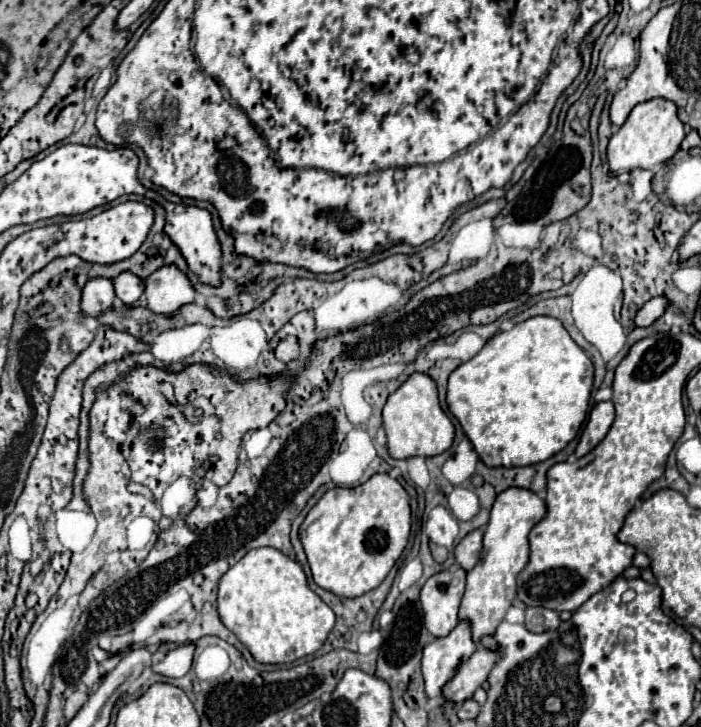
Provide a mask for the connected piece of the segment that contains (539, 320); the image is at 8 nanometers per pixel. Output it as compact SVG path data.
M532 317L514 329L494 335L484 349L462 363L448 379L448 409L460 421L476 453L488 467L524 467L550 459L580 431L590 403L594 367L554 317Z

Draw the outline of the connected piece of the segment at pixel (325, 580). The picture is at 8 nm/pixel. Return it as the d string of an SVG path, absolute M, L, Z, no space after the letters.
M388 473L372 475L366 483L352 489L334 487L326 491L324 497L316 503L316 507L310 509L310 513L306 515L300 527L300 539L316 585L338 597L360 597L376 589L386 579L398 557L402 555L410 537L410 525L412 525L412 517L410 517L408 493Z

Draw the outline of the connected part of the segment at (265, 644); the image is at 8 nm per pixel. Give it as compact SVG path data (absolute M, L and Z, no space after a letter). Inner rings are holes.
M272 547L252 549L220 579L218 615L222 623L238 637L238 641L248 647L252 657L258 663L266 663L266 665L292 663L300 657L316 653L324 645L336 621L334 611L308 587L308 581L300 563Z

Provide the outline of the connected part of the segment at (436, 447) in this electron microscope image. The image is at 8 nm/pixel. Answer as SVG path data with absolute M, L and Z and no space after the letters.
M414 373L400 389L388 397L382 419L388 437L388 451L394 459L410 459L416 455L434 457L452 447L454 425L440 407L434 381L424 373Z

